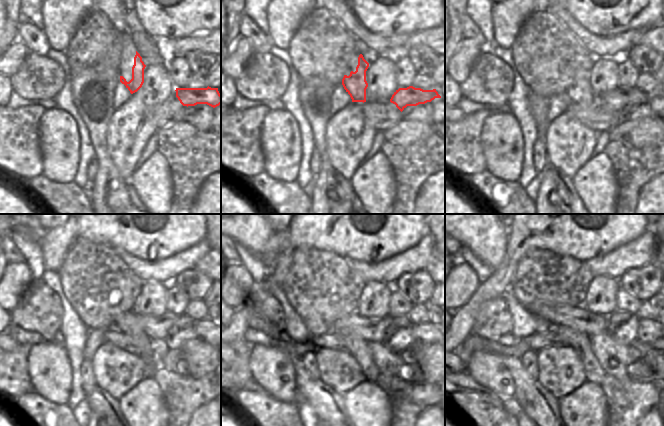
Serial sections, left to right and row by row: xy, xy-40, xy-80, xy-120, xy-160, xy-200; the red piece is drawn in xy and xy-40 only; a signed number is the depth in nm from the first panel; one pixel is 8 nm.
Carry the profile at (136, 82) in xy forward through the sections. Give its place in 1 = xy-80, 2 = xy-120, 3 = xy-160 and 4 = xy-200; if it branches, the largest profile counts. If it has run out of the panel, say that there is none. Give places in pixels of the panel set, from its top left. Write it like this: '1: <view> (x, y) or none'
1: xy-80 (579, 92)
2: xy-120 (161, 327)
3: xy-160 (370, 329)
4: xy-200 (577, 318)

